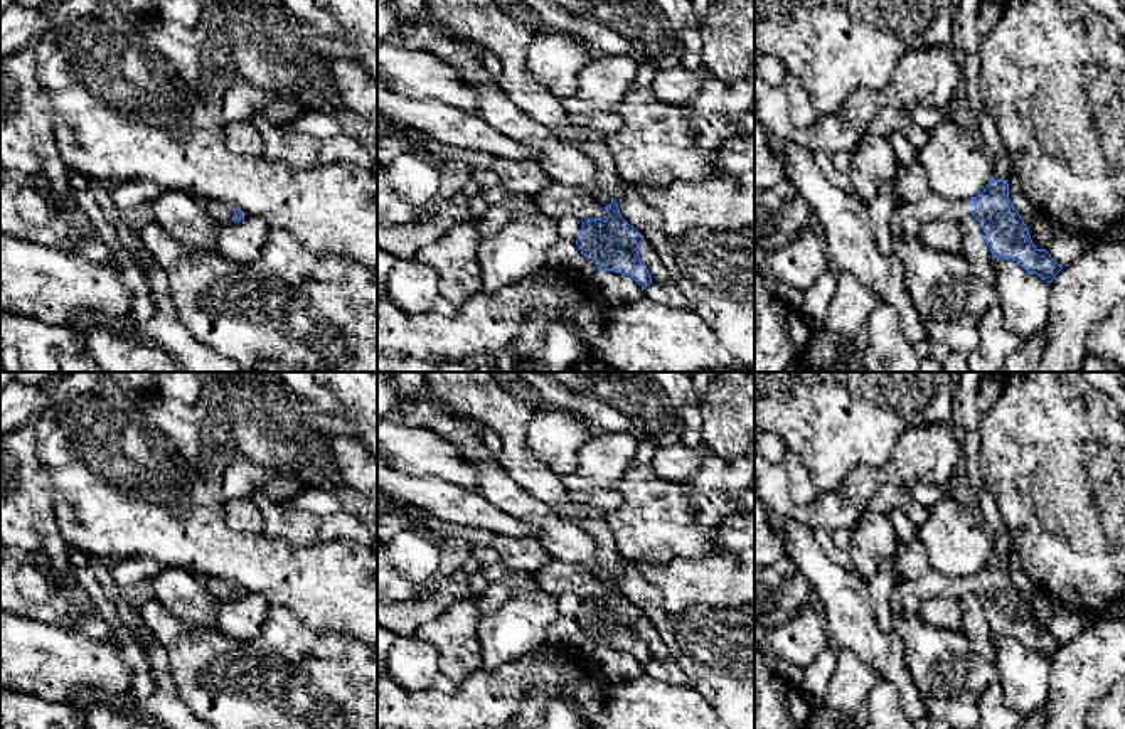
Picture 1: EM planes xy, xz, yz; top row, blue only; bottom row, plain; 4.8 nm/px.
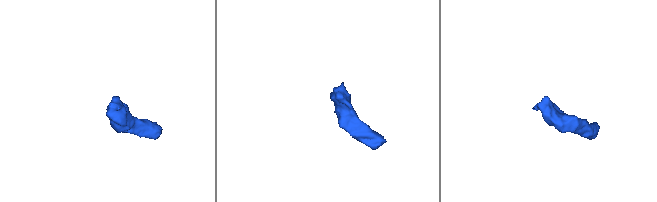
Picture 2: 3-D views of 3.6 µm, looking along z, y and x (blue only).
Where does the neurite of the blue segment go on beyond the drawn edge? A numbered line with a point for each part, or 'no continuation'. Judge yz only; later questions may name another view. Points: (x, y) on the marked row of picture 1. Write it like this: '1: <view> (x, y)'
1: yz (906, 218)

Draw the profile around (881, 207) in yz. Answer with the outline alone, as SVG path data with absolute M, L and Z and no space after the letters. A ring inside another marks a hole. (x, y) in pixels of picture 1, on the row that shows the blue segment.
M884 182L879 189L877 197L867 202L874 239L877 242L879 251L886 256L896 256L894 244L891 241L891 214L894 210L894 202L894 182Z

